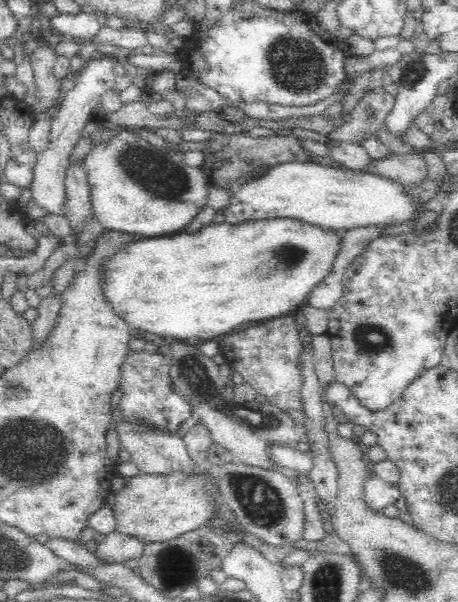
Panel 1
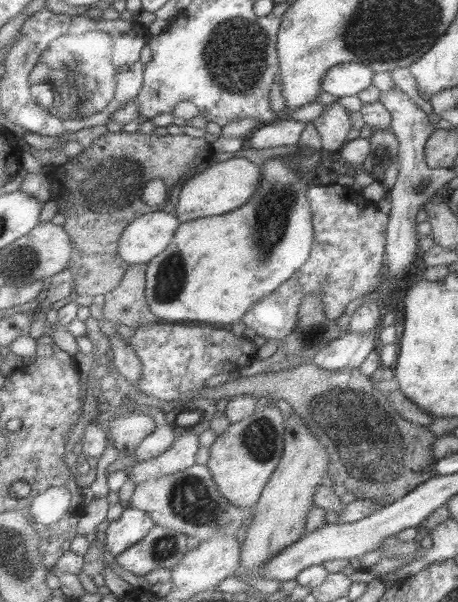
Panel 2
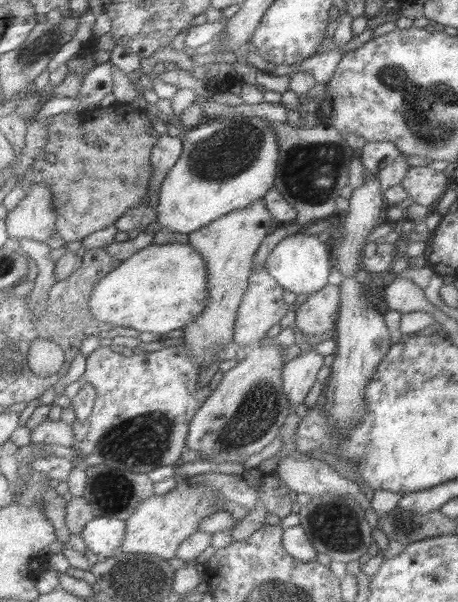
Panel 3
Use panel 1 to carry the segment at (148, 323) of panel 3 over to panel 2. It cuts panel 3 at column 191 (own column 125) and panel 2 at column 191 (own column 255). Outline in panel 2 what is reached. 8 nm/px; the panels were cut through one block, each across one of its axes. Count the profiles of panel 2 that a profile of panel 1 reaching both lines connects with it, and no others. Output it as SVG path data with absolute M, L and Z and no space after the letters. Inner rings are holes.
M289 156L278 157L263 165L263 182L249 204L223 216L184 223L173 243L149 263L146 293L160 319L230 327L309 262L316 240L309 190L317 177L301 174Z

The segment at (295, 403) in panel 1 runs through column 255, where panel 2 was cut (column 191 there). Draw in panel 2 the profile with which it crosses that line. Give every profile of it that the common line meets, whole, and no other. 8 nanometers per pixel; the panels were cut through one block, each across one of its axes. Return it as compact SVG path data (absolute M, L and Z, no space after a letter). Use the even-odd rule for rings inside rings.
M148 323L136 328L129 342L137 350L144 363L144 377L140 381L138 389L147 396L156 396L161 401L178 401L190 391L206 387L206 382L216 376L216 374L226 374L226 372L236 372L250 366L257 359L258 349L253 340L246 336L238 337L228 326L218 326L212 324L192 324L192 323Z

